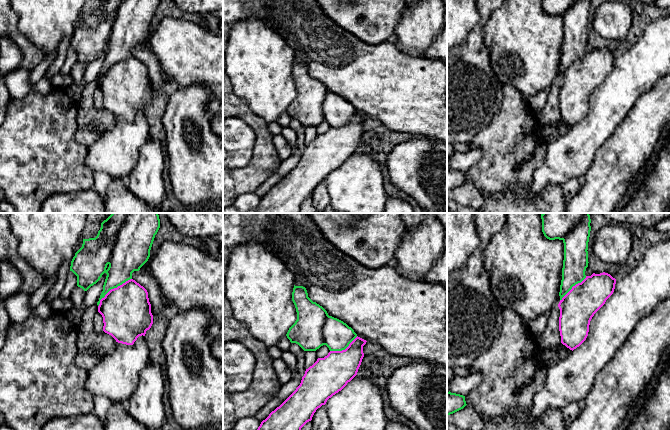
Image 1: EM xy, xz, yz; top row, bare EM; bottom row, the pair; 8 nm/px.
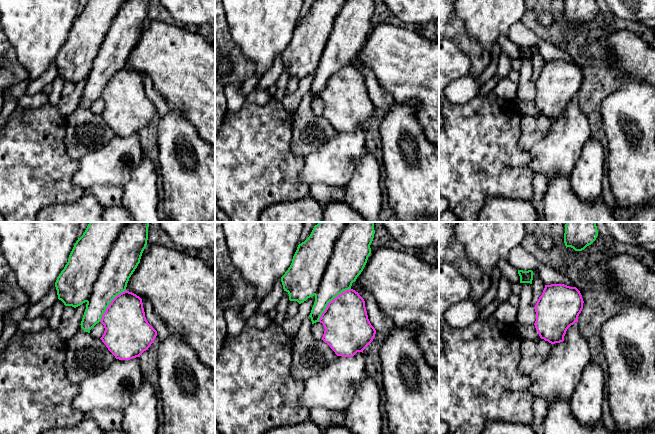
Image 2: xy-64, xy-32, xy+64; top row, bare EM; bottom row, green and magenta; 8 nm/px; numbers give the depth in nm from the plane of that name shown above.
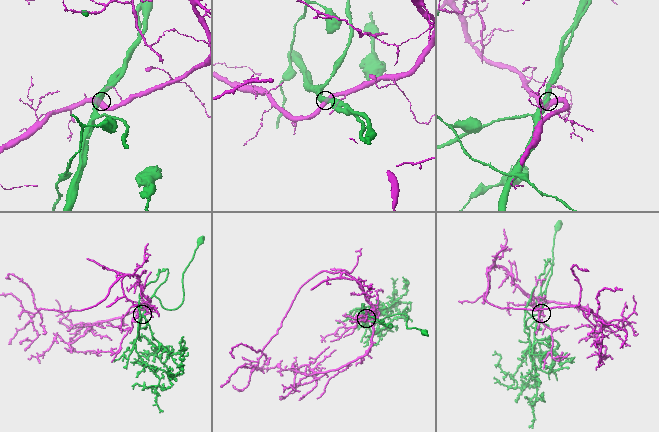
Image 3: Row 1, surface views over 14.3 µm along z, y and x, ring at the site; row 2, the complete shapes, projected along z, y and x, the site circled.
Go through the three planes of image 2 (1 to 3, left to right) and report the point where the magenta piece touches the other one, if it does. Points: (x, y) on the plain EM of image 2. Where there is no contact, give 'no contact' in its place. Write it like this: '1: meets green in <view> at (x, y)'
1: meets green in xy-64 at (109, 79)
2: meets green in xy-32 at (330, 76)
3: no contact

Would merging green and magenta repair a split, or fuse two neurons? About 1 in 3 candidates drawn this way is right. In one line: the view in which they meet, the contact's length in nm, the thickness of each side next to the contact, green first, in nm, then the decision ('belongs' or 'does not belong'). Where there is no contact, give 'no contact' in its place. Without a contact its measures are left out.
contact in xy; length 360 nm; calibres 260 and 400 nm; does not belong

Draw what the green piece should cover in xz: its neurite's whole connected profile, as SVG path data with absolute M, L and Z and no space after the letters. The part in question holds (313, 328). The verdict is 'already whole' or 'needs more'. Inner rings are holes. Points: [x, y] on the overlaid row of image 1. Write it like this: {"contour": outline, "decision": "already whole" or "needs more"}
{"contour": "M294 285L292 301L297 320L286 336L291 343L298 344L304 351L316 351L323 345L330 351L342 351L357 337L346 323L329 316L322 306L313 302L305 287Z", "decision": "already whole"}

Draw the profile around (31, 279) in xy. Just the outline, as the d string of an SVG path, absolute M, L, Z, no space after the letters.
M0 213L0 264L9 262L22 275L21 292L32 294L45 282L44 275L36 271L17 251L18 241L9 224L9 213Z

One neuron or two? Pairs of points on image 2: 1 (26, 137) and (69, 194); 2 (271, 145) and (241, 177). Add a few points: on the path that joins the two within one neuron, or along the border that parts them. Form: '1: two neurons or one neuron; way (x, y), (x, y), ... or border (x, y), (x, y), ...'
1: one neuron; way (29, 151), (29, 154), (55, 180)
2: one neuron; way (263, 153), (247, 169)

